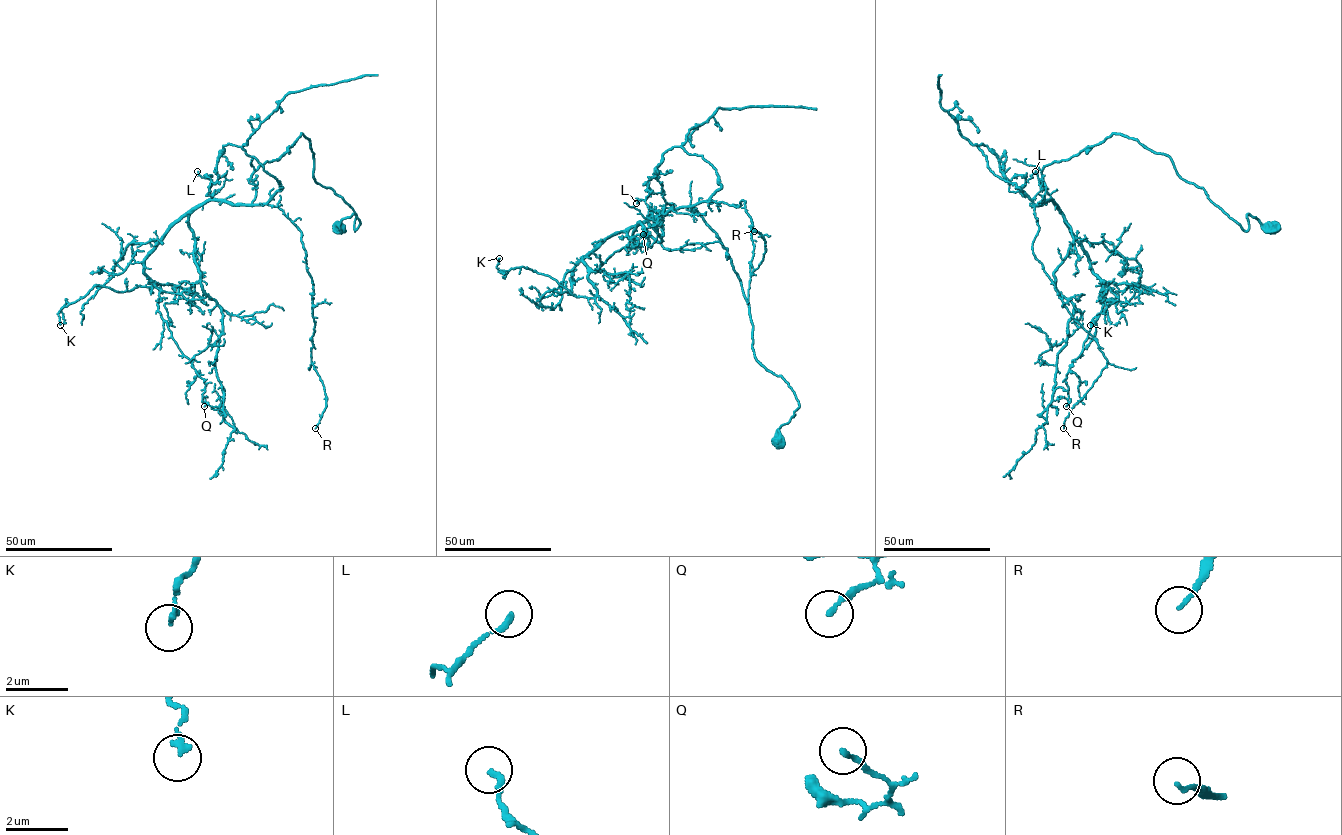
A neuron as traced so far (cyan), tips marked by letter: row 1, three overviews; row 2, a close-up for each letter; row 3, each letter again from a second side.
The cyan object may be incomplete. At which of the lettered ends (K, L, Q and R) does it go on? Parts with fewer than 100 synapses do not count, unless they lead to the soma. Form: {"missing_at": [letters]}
{"missing_at": []}

